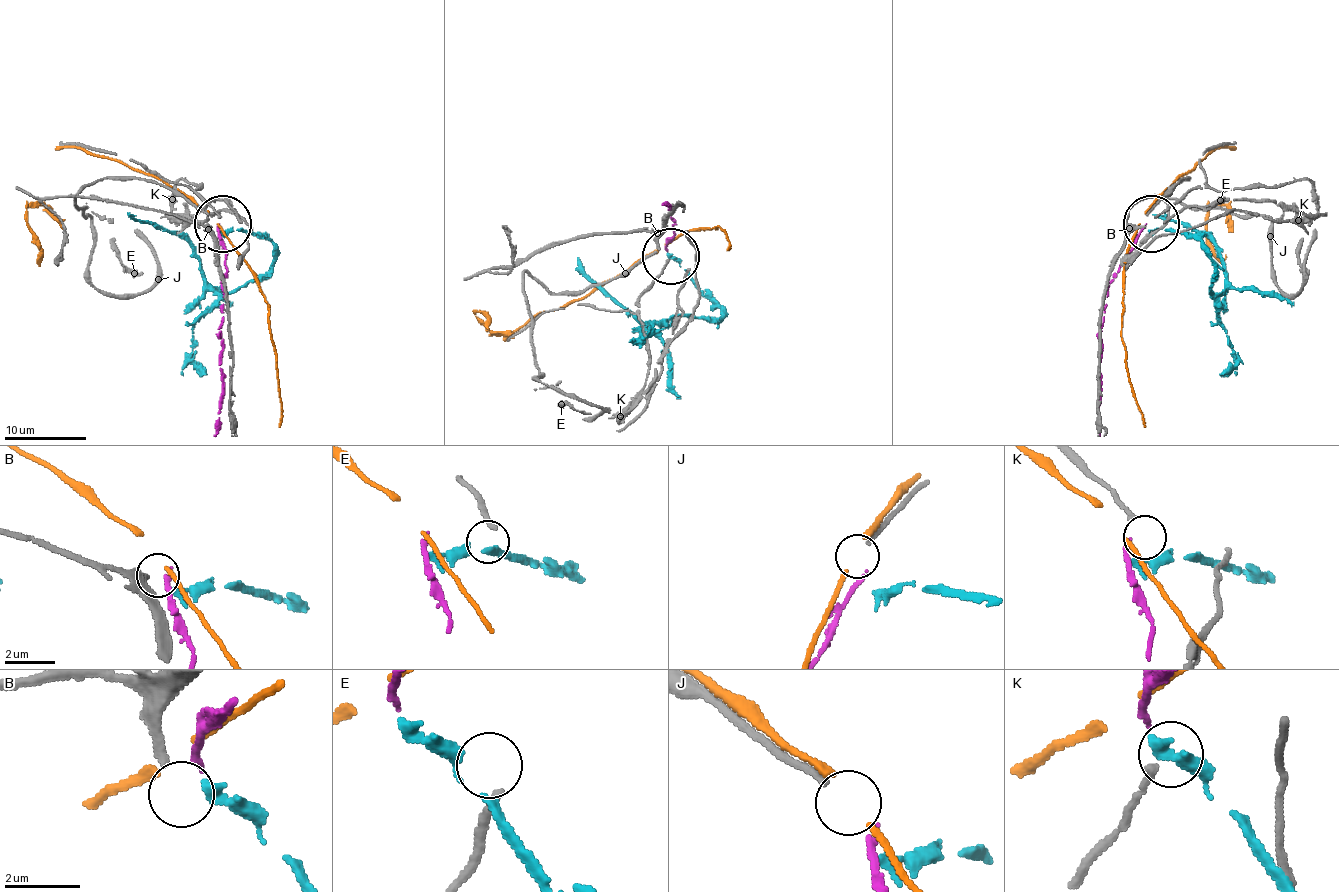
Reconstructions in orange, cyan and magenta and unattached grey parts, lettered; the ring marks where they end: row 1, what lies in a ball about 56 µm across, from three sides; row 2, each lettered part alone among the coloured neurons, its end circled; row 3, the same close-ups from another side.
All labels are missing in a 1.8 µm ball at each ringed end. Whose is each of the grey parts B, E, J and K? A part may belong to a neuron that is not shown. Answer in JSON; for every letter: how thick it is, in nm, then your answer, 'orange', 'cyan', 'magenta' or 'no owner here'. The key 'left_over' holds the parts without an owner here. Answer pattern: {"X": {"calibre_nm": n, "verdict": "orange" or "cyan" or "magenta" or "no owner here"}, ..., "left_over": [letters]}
{"B": {"calibre_nm": 220, "verdict": "cyan"}, "E": {"calibre_nm": 190, "verdict": "no owner here"}, "J": {"calibre_nm": 180, "verdict": "no owner here"}, "K": {"calibre_nm": 170, "verdict": "magenta"}, "left_over": ["E", "J"]}

